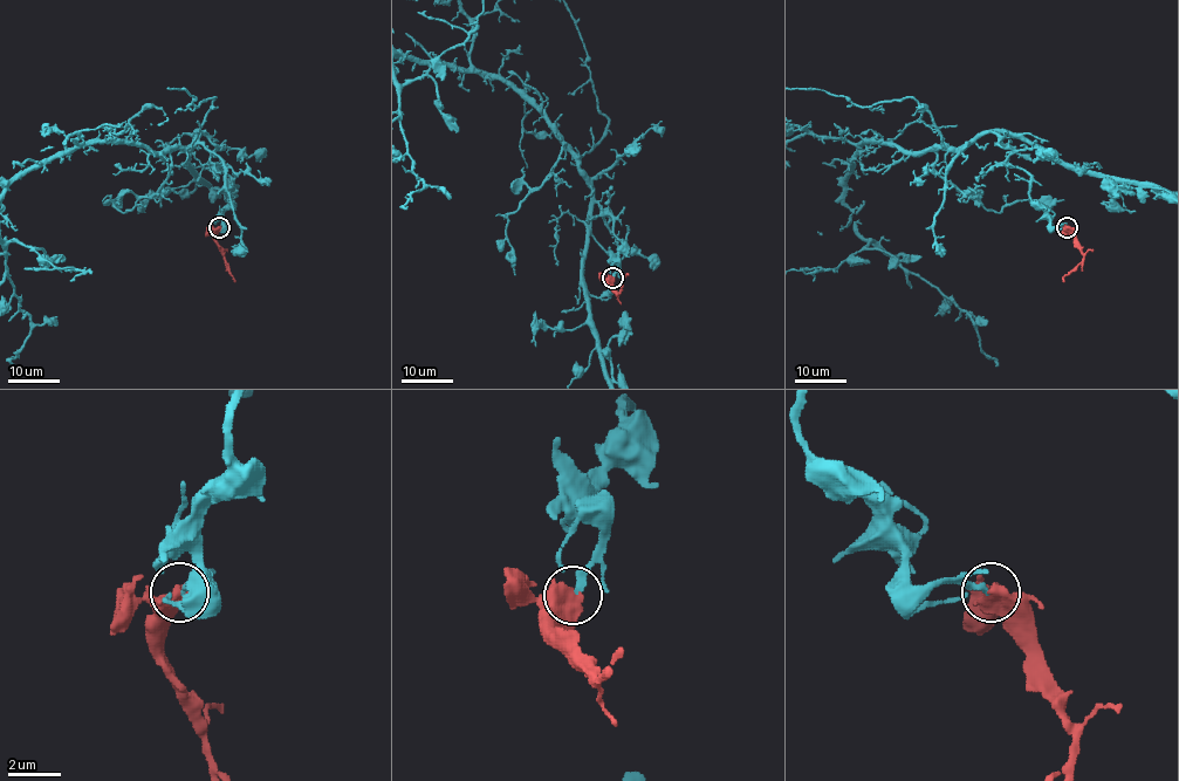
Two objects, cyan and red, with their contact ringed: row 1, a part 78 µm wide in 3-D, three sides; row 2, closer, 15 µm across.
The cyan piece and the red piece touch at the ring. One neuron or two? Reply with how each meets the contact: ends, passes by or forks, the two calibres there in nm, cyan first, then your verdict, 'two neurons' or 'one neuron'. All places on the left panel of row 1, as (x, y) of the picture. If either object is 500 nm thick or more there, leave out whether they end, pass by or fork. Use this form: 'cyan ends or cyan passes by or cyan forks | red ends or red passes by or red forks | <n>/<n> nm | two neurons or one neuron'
cyan passes by | red passes by | 150/480 nm | one neuron

